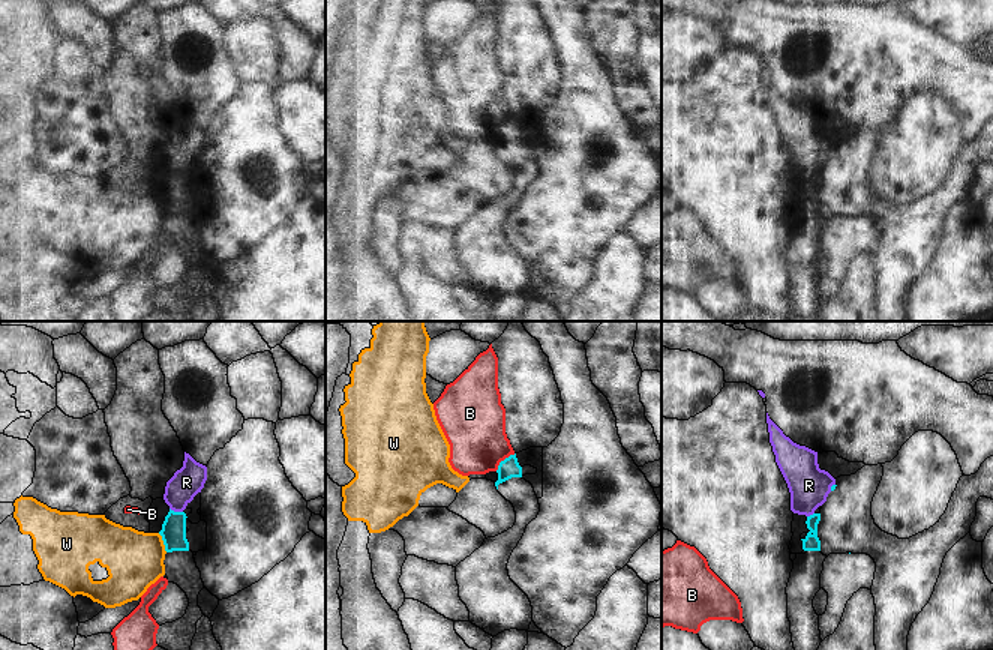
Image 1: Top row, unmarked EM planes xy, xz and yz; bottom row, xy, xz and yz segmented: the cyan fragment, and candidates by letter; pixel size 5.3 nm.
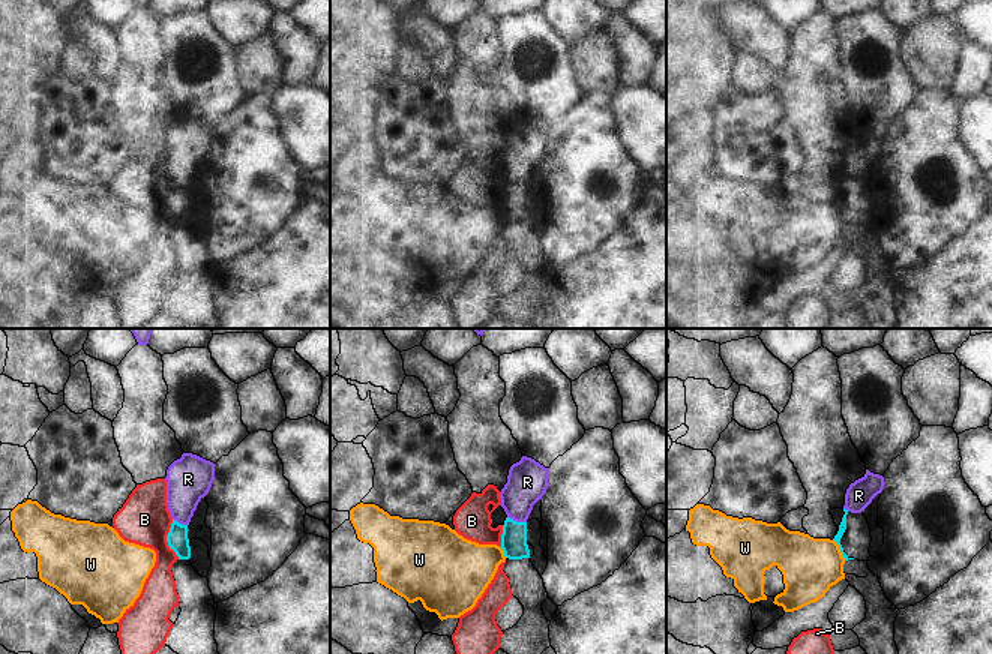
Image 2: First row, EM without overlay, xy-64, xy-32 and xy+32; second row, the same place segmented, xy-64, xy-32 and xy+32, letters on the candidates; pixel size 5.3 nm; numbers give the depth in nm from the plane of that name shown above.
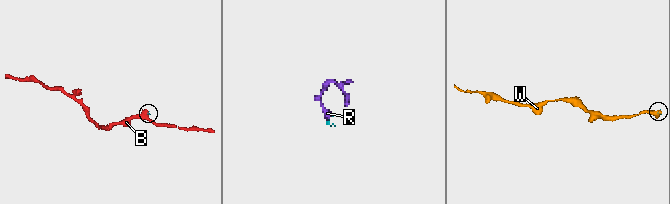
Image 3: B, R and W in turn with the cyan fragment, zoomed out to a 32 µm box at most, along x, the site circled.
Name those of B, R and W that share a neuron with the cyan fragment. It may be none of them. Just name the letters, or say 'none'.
R

